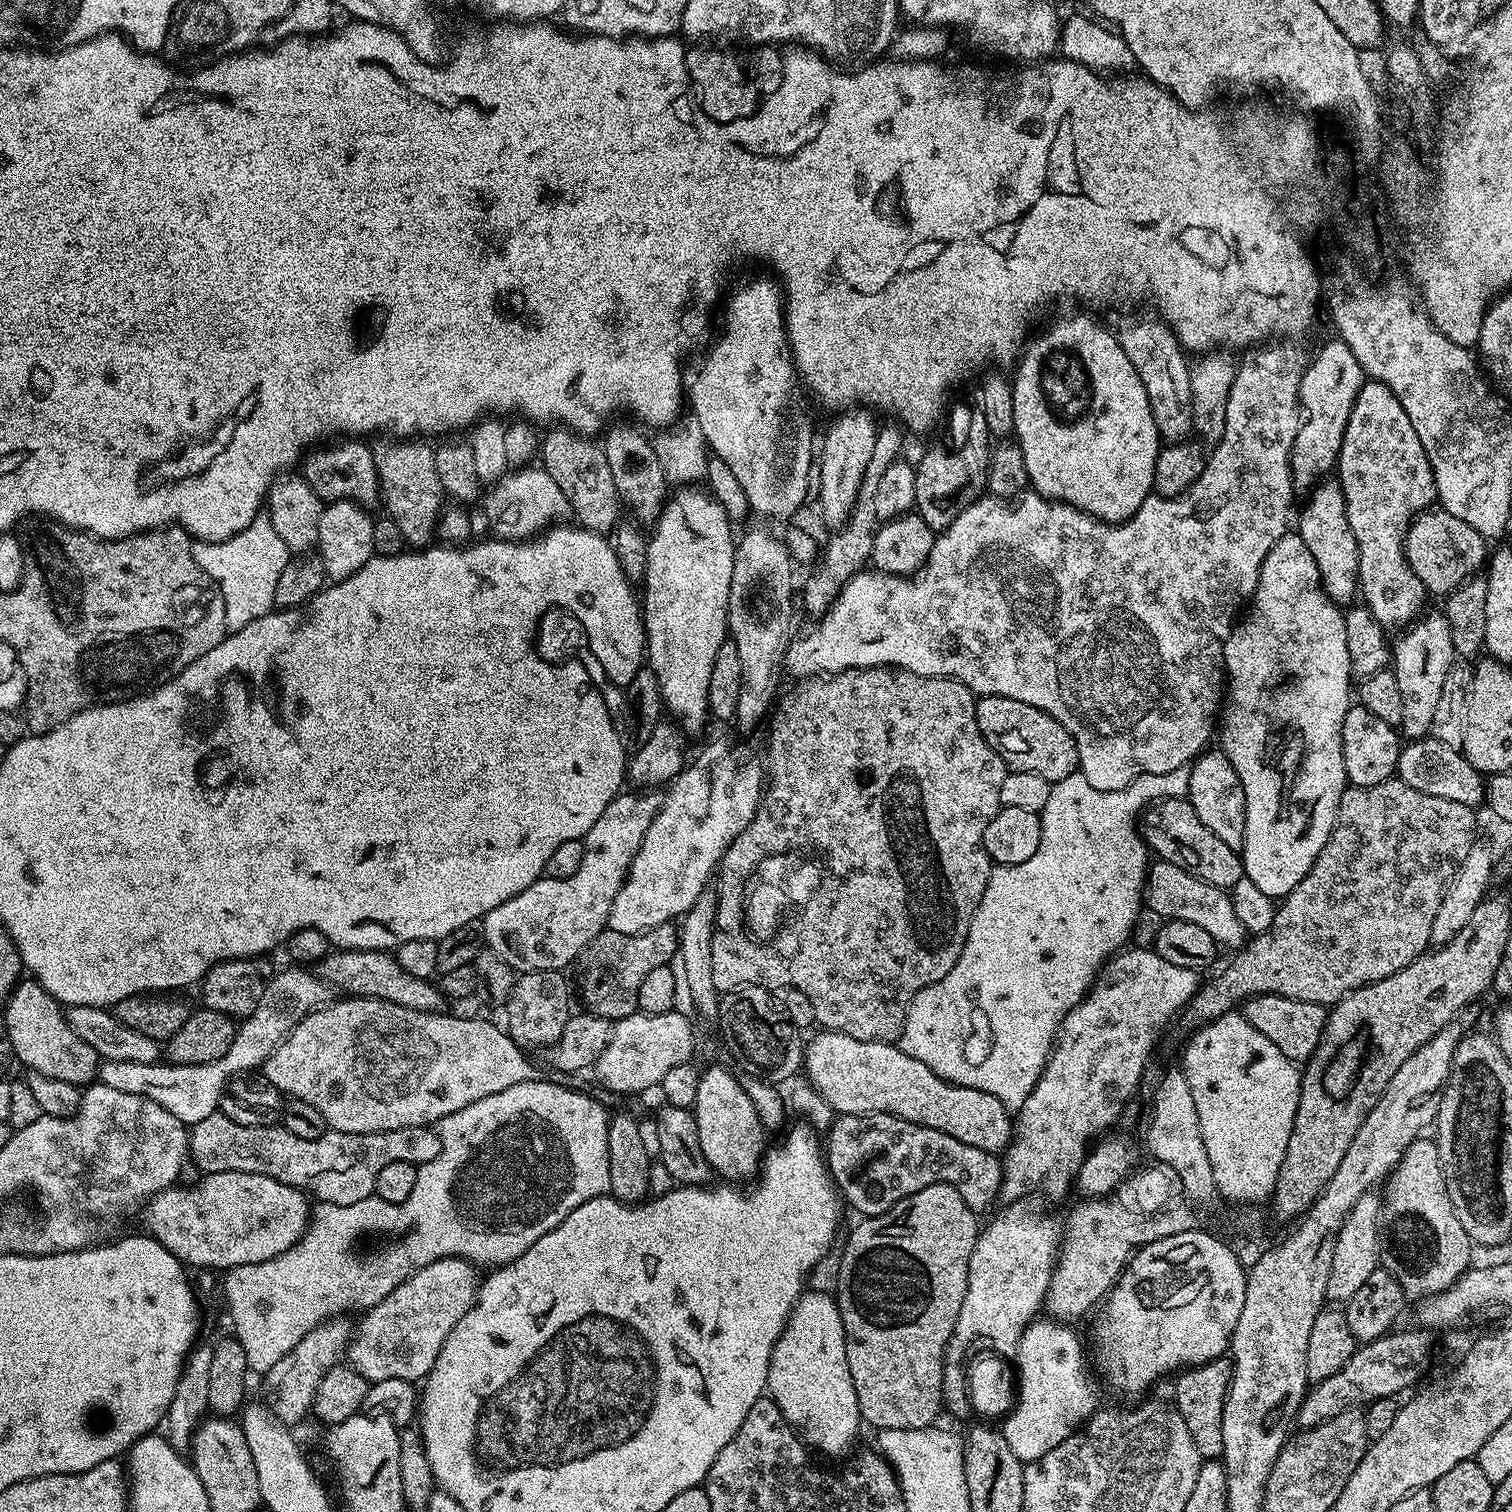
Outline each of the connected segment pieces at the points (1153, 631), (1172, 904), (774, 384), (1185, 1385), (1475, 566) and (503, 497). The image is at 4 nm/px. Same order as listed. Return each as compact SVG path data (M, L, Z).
M1268 342L1263 346L1253 347L1251 350L1243 353L1244 361L1241 359L1236 366L1236 377L1230 386L1230 398L1226 402L1226 430L1222 434L1222 438L1215 446L1207 453L1204 461L1204 469L1202 474L1198 474L1198 478L1191 486L1184 492L1178 493L1176 496L1161 496L1153 494L1147 496L1142 502L1142 506L1138 506L1138 510L1128 520L1121 520L1117 524L1109 524L1106 520L1099 520L1096 516L1091 516L1088 512L1078 510L1074 506L1065 504L1063 500L1049 500L1040 495L1035 490L1025 490L1015 497L1014 502L1008 498L1001 498L991 494L981 495L979 498L972 501L964 507L960 513L950 523L943 532L937 535L930 554L926 558L926 562L914 574L906 576L895 576L891 572L882 572L879 570L861 570L856 575L844 583L841 588L838 598L830 606L830 610L825 612L823 616L815 621L813 628L805 630L801 636L797 635L792 643L788 646L788 652L784 655L784 668L792 676L800 676L799 678L811 678L813 676L822 676L831 674L833 672L844 672L847 668L881 668L883 666L893 666L896 668L905 668L914 674L922 674L923 676L949 676L951 680L961 680L964 685L968 687L972 693L977 697L981 696L1005 696L1006 698L1014 698L1018 702L1026 702L1030 706L1038 706L1038 710L1042 710L1046 714L1050 714L1062 726L1066 726L1066 730L1070 730L1070 734L1076 743L1078 750L1078 758L1080 759L1078 768L1083 772L1086 782L1090 782L1090 786L1094 786L1094 790L1122 790L1130 782L1137 780L1142 774L1166 774L1170 770L1178 770L1185 766L1191 765L1192 761L1205 749L1208 739L1213 739L1214 725L1218 720L1218 709L1222 704L1222 689L1226 684L1226 673L1224 671L1224 647L1230 638L1232 629L1237 623L1238 617L1241 615L1242 609L1246 602L1251 601L1254 590L1258 586L1258 578L1262 570L1262 562L1266 562L1266 554L1270 554L1270 550L1274 546L1274 542L1278 542L1278 538L1282 538L1284 533L1289 531L1290 524L1288 524L1288 515L1292 512L1292 492L1294 493L1294 485L1292 482L1292 443L1300 429L1300 421L1302 419L1302 409L1300 406L1300 379L1306 367L1306 356L1300 353L1300 348L1296 342Z
M1157 859L1148 869L1142 900L1147 911L1149 908L1150 911L1157 912L1164 920L1194 922L1194 926L1202 926L1202 930L1206 930L1206 934L1210 934L1210 938L1214 938L1221 949L1239 950L1246 943L1246 931L1232 909L1231 895L1225 889L1200 880L1182 866Z
M752 280L729 298L720 337L689 372L687 369L683 373L682 379L703 443L707 447L709 444L711 454L730 466L745 491L749 509L780 520L794 515L808 496L808 475L814 472L814 444L812 448L812 420L804 401L806 392L796 370L792 345L788 343L786 300L781 285L772 280Z
M1222 1355L1216 1360L1207 1360L1204 1364L1197 1364L1181 1371L1175 1380L1174 1407L1182 1414L1182 1422L1186 1422L1186 1430L1190 1430L1190 1438L1194 1438L1194 1446L1198 1446L1201 1457L1219 1457L1224 1450L1222 1446L1222 1410L1228 1397L1228 1387L1232 1381L1231 1359L1227 1355Z
M1425 510L1408 526L1408 533L1404 536L1404 557L1425 589L1431 595L1433 592L1444 598L1485 567L1490 548L1484 544L1487 544L1485 536L1478 534L1470 522L1462 522L1462 518L1454 518L1454 514L1443 510Z
M542 466L517 467L508 470L499 480L489 483L482 492L484 516L493 528L495 535L502 540L527 540L553 527L565 515L571 513L572 507L562 494L558 482L550 478Z

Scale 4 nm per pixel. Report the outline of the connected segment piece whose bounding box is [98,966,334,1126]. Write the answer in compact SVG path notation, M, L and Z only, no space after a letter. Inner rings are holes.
M288 966L275 973L265 983L262 999L254 1014L250 1014L237 1027L234 1042L230 1042L230 1050L218 1058L218 1062L205 1064L174 1064L171 1062L114 1062L105 1060L98 1069L99 1083L110 1086L114 1090L126 1090L126 1094L138 1094L158 1102L174 1118L178 1118L186 1126L202 1122L202 1118L210 1118L220 1106L220 1096L229 1080L236 1076L255 1073L263 1069L264 1063L274 1054L276 1047L287 1038L288 1033L317 1008L327 1005L333 999L333 989L329 988L315 971L304 966Z

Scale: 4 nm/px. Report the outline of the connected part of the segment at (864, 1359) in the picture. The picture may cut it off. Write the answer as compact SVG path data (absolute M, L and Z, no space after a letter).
M949 1184L926 1186L926 1190L918 1190L918 1194L910 1194L896 1207L877 1216L861 1219L860 1225L848 1236L844 1244L844 1253L840 1256L840 1273L836 1276L836 1305L842 1314L842 1326L846 1338L846 1362L850 1362L850 1378L854 1382L854 1394L858 1394L860 1419L865 1425L873 1424L879 1430L918 1430L930 1428L937 1423L936 1415L944 1408L944 1391L942 1390L942 1374L944 1373L944 1351L950 1342L950 1334L958 1322L958 1310L962 1310L962 1298L966 1298L966 1282L970 1270L970 1254L974 1254L974 1242L978 1235L977 1213L962 1202L958 1190Z

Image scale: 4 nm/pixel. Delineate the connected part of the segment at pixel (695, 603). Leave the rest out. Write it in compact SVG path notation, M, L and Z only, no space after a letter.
M680 486L669 495L663 511L660 512L659 519L656 520L650 535L647 537L648 553L646 554L646 570L642 587L644 587L644 596L642 592L642 615L644 618L644 631L646 633L646 660L658 678L658 686L661 690L663 707L674 717L675 723L679 724L685 733L700 732L704 728L704 723L710 720L708 710L708 691L710 690L710 674L714 670L714 658L718 658L718 650L726 643L728 631L728 603L734 599L732 594L732 585L734 577L738 571L738 565L734 562L737 541L732 540L732 528L729 516L724 511L723 506L716 500L716 497L707 491L699 492L696 486Z

